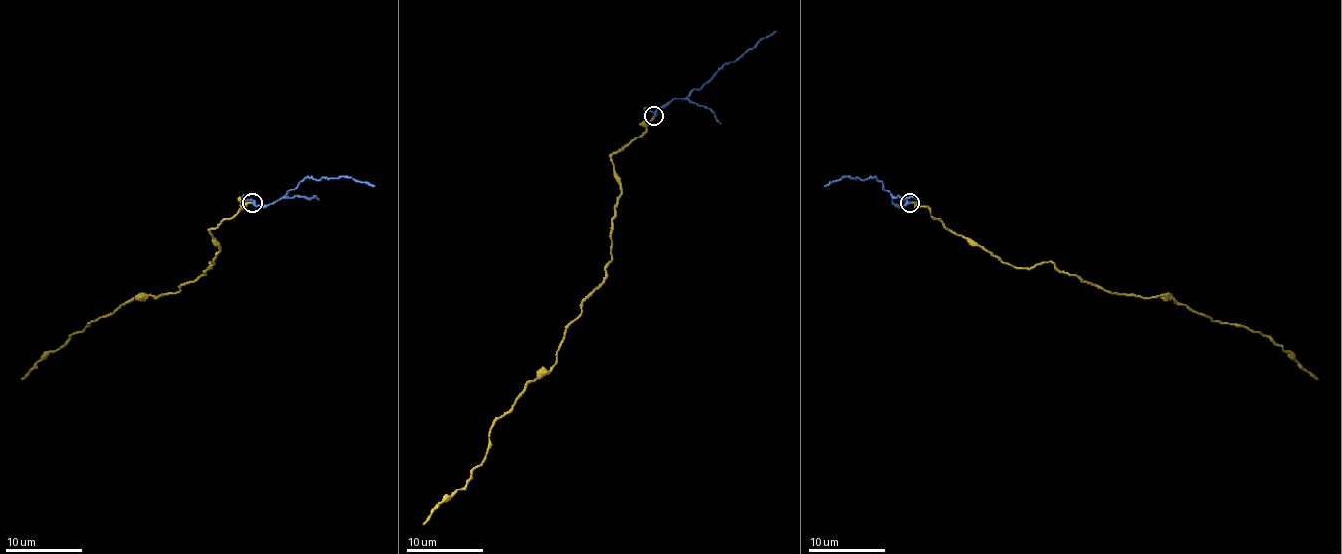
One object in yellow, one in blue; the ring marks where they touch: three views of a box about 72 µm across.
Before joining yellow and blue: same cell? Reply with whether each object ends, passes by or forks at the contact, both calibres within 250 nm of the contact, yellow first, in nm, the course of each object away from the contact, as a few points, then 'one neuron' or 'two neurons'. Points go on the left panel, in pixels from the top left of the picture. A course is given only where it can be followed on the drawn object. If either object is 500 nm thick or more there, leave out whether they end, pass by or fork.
yellow ends there; blue passes by; 220 nm thick on the yellow side, 240 nm on the other; yellow runs (253, 203), (210, 230), (220, 246), (202, 275), (177, 292), (135, 296), (77, 331), (21, 379); blue runs (253, 203), (270, 205), (307, 178), (320, 180), (351, 176), (374, 186); one neuron

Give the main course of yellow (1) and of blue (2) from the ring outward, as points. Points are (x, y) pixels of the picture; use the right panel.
1: (911, 203), (1015, 267), (1050, 261), (1110, 292), (1169, 296), (1216, 321), (1258, 331), (1318, 379)
2: (909, 203), (895, 205), (891, 195), (874, 178), (861, 180), (841, 176), (824, 186)

